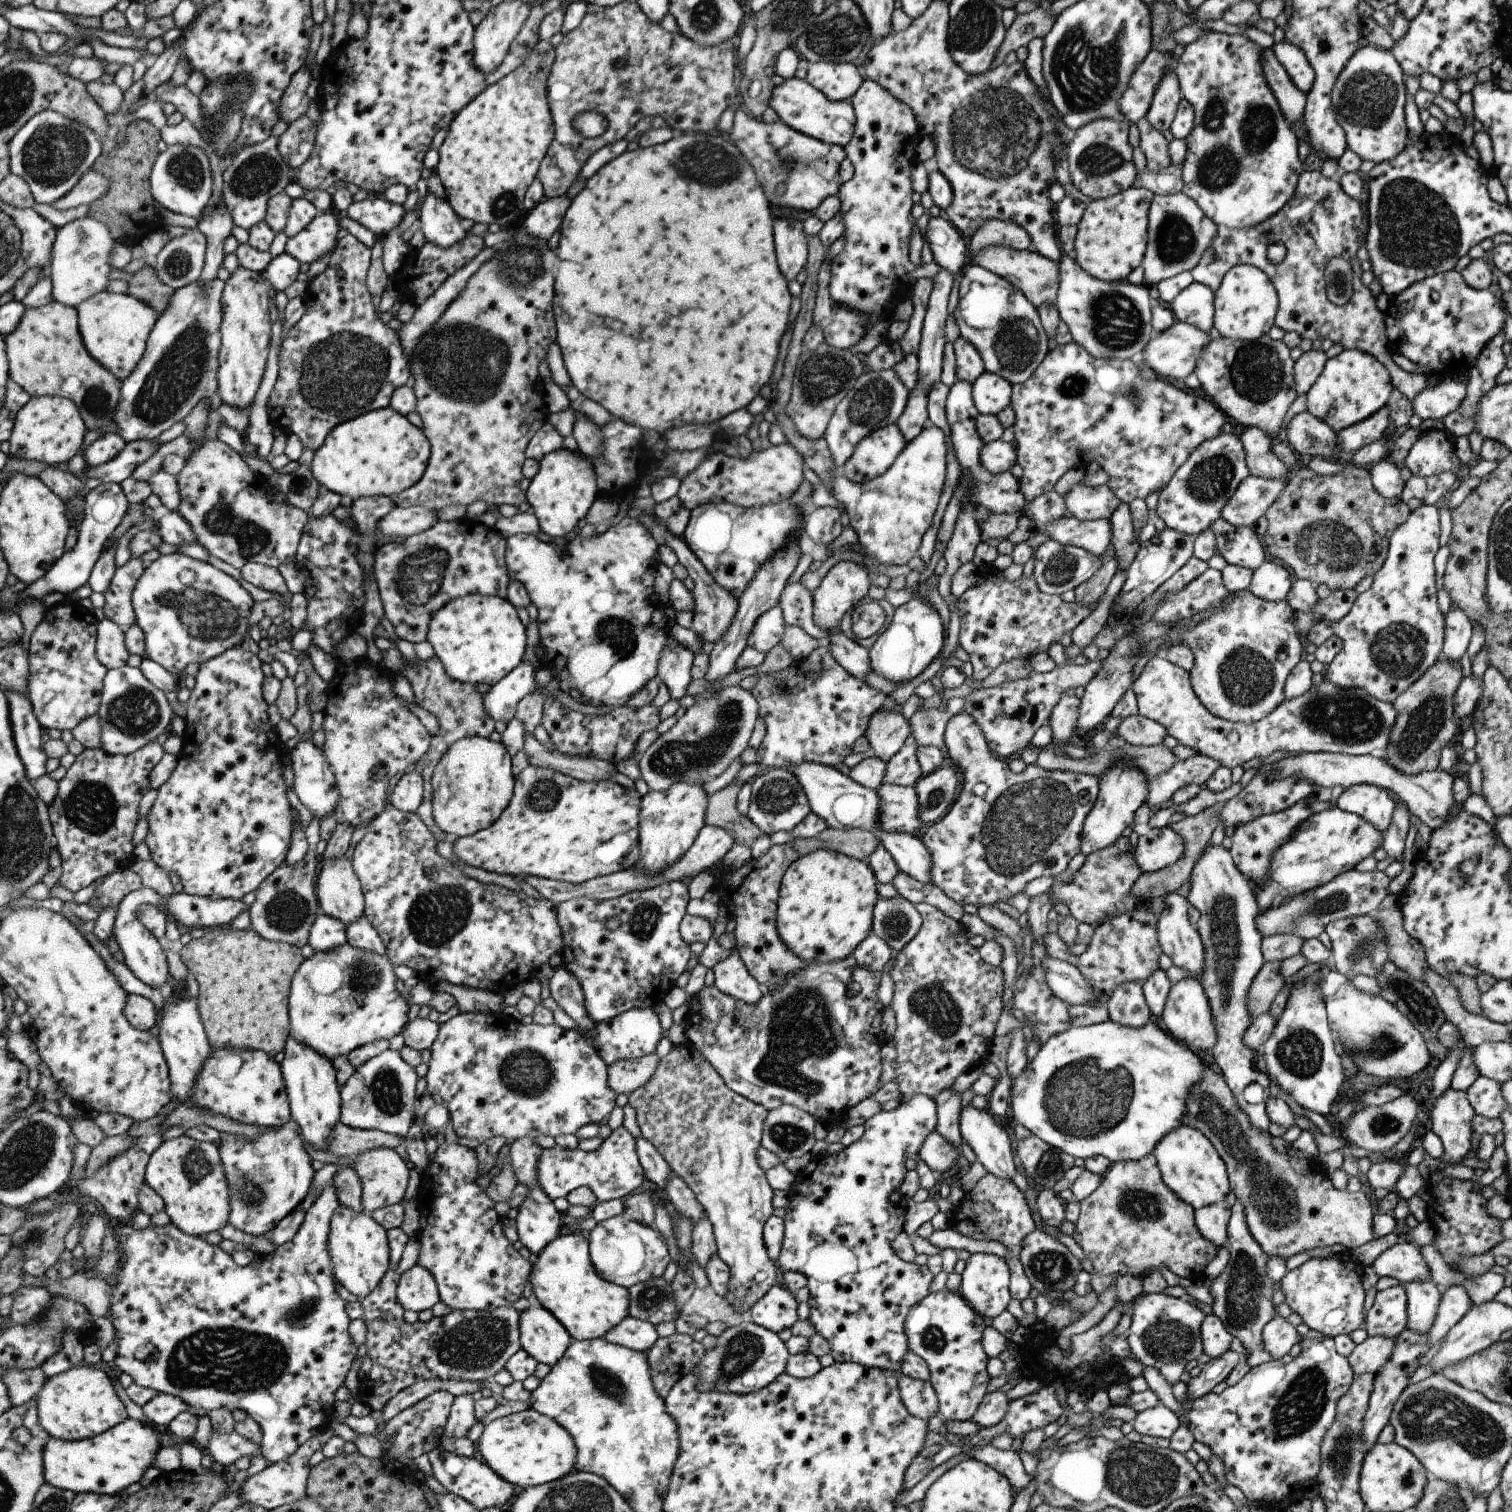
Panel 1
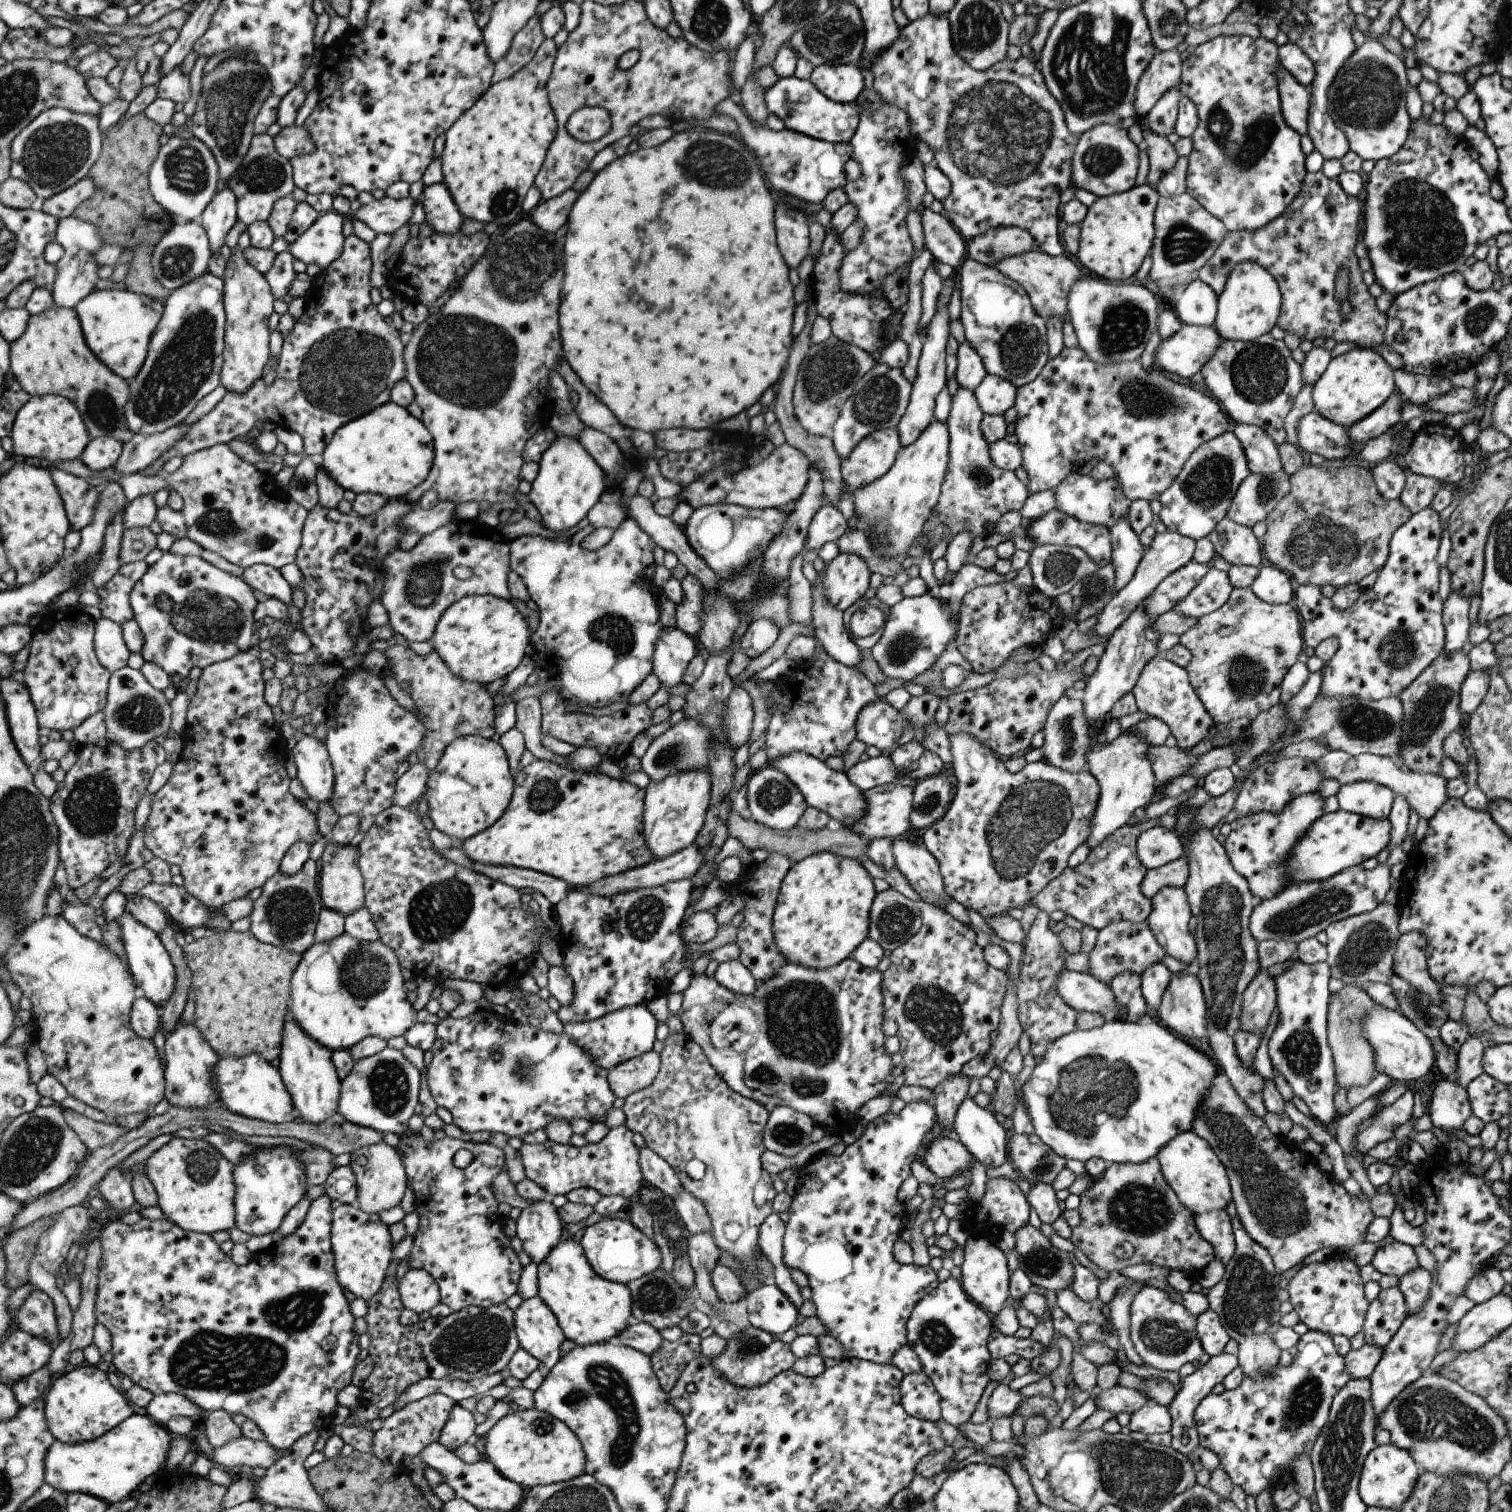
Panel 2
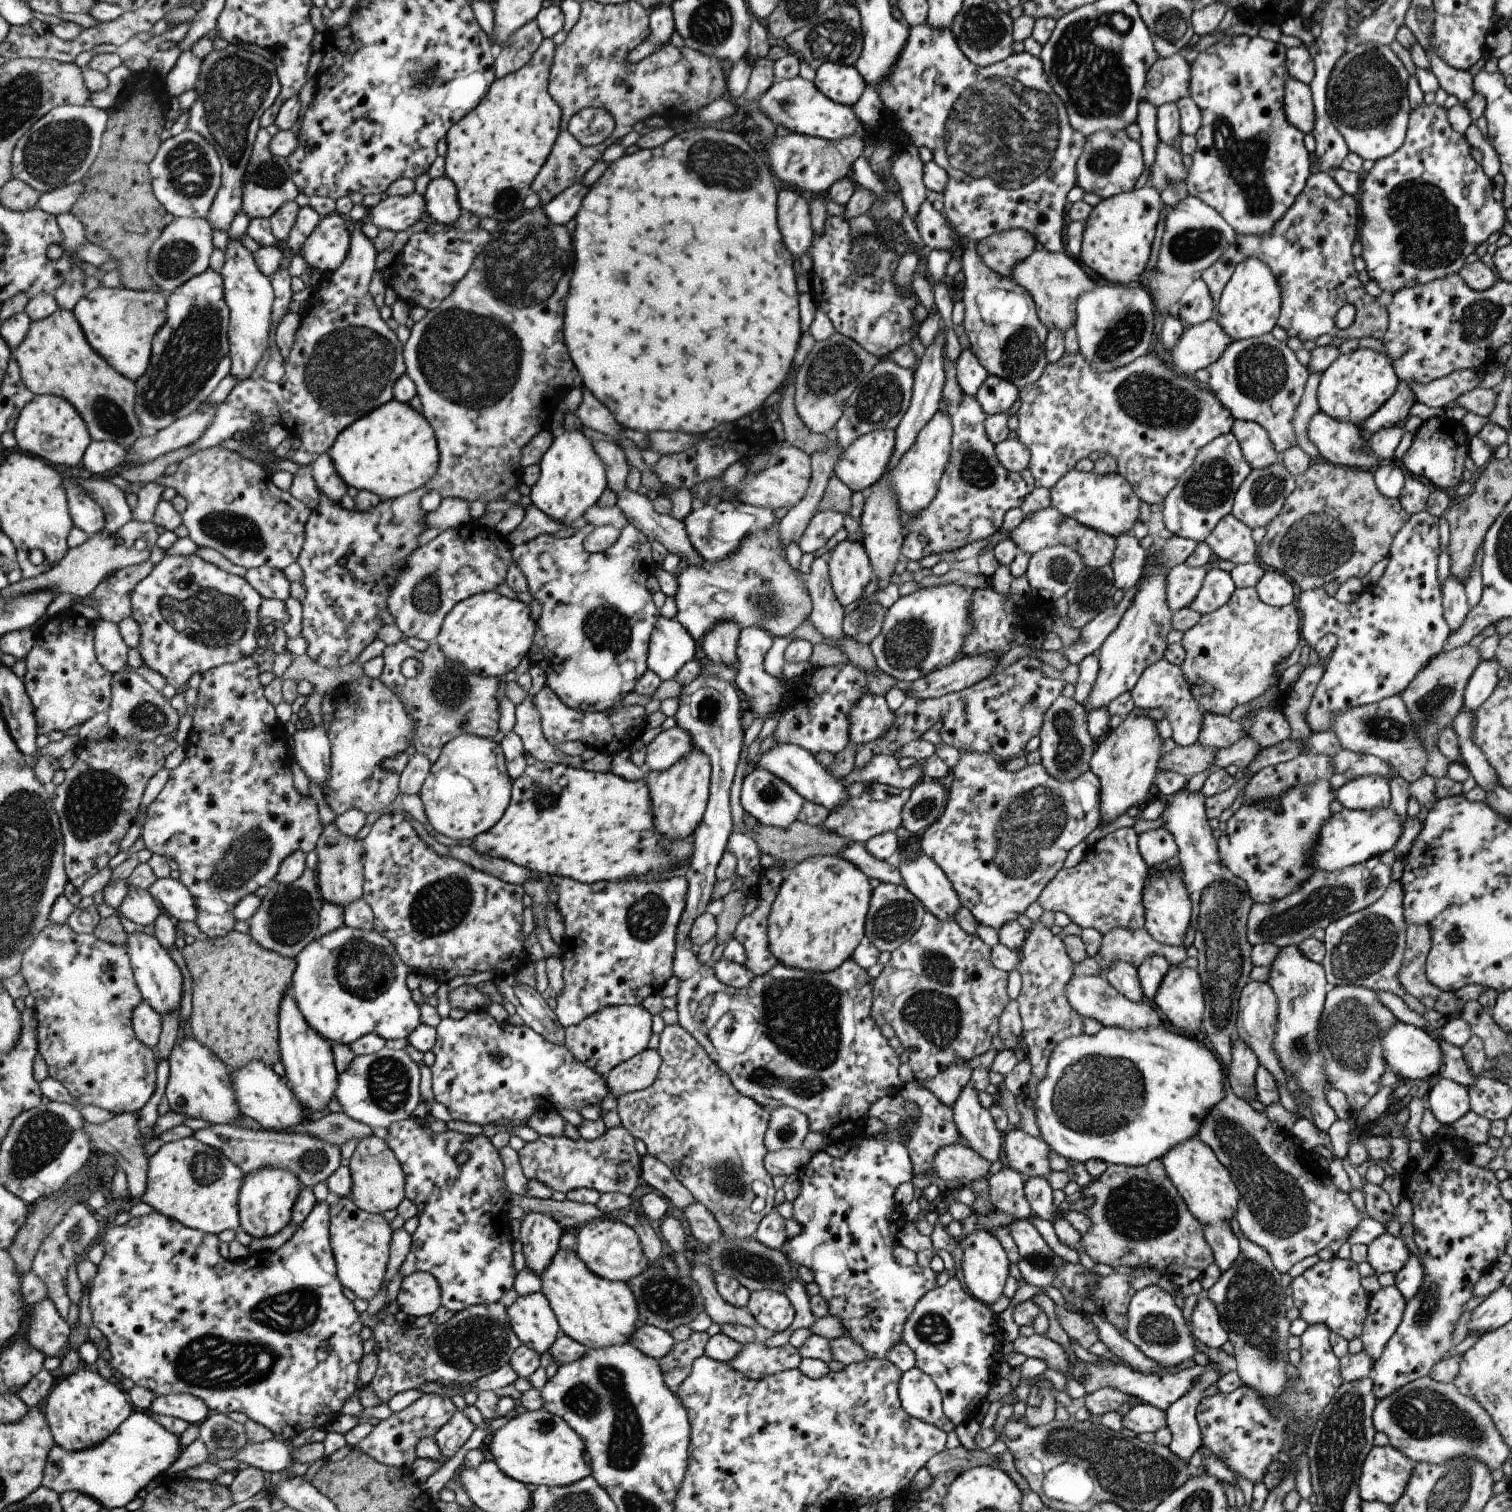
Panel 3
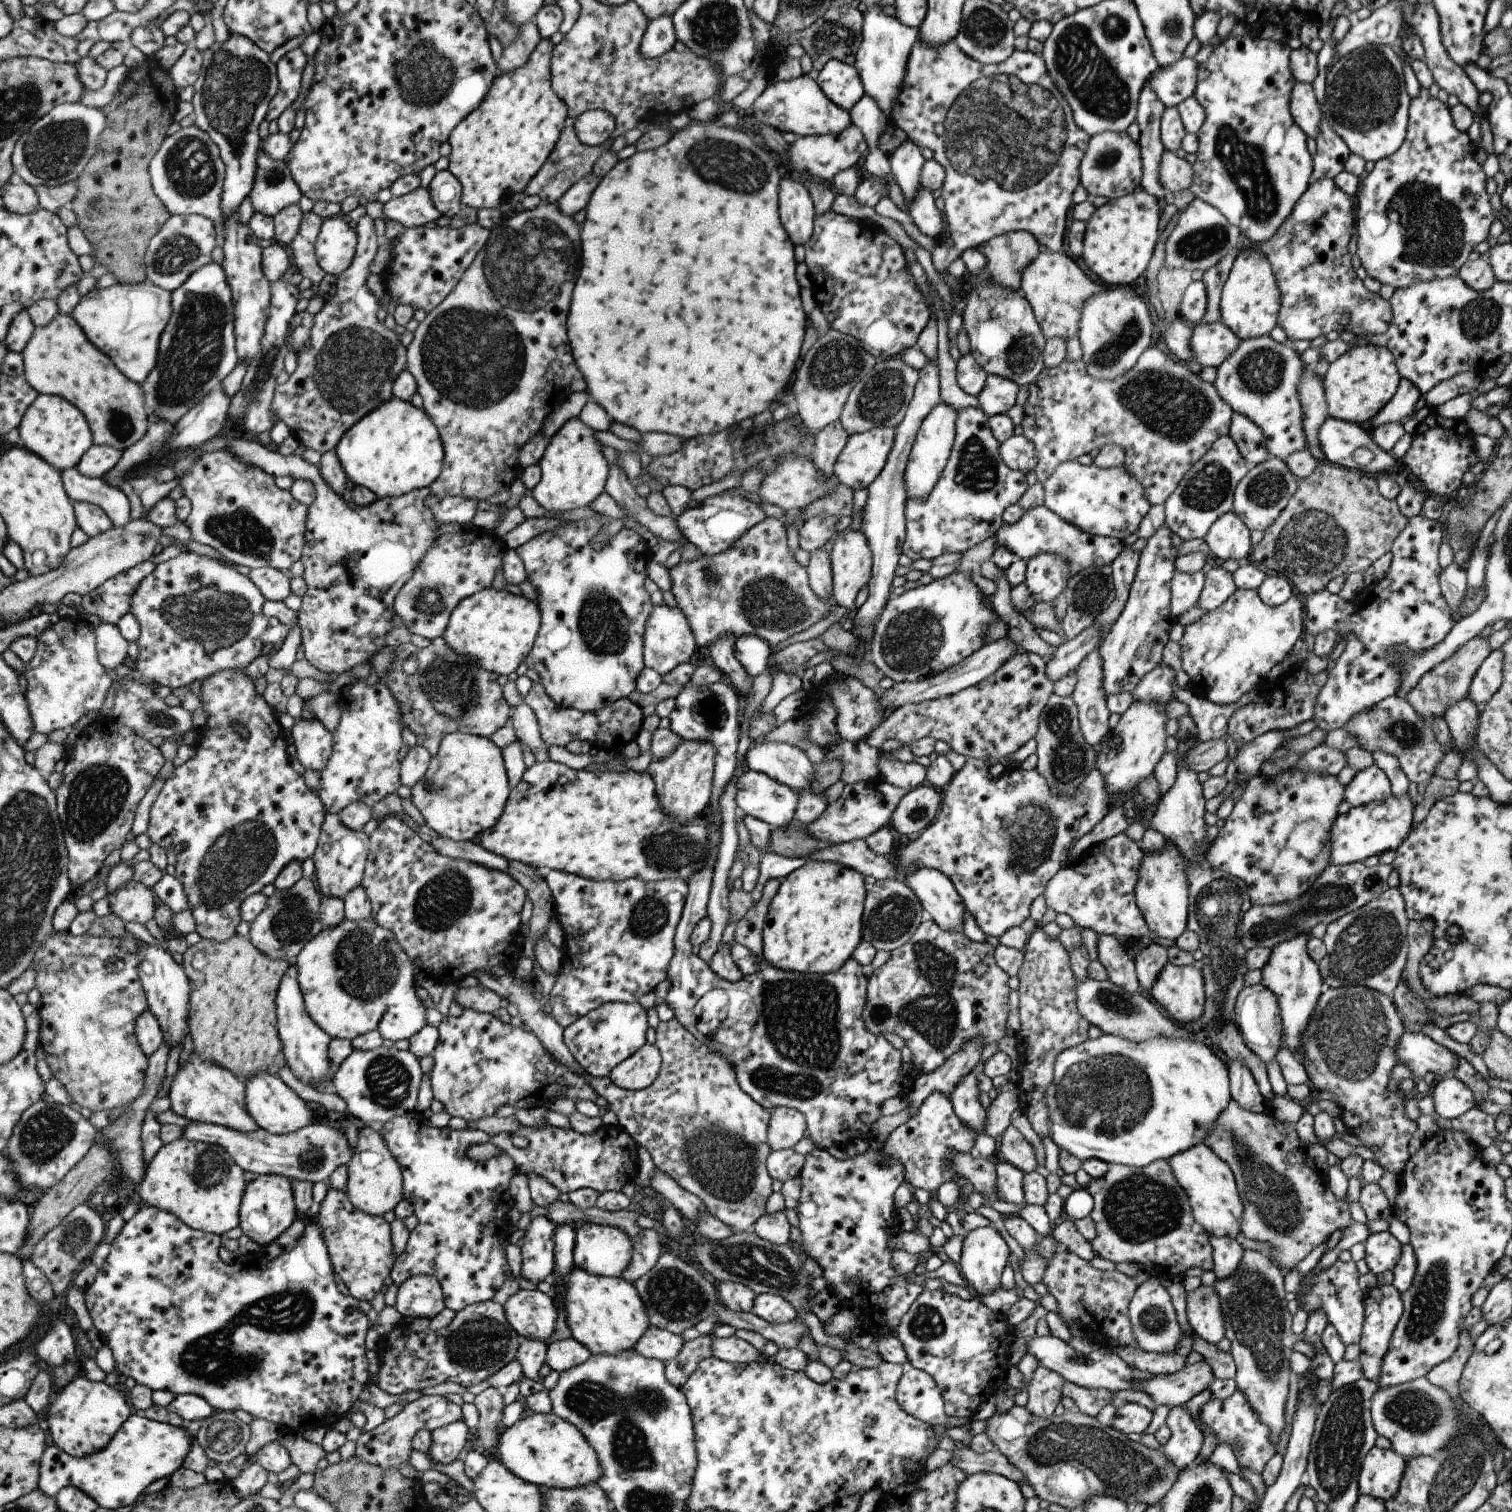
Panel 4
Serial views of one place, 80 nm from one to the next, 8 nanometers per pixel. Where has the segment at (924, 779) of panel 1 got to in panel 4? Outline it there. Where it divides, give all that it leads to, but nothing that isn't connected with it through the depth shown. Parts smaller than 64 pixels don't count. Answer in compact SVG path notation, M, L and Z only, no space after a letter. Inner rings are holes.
M924 783L902 796L890 816L889 828L899 834L917 834L934 821L941 791Z

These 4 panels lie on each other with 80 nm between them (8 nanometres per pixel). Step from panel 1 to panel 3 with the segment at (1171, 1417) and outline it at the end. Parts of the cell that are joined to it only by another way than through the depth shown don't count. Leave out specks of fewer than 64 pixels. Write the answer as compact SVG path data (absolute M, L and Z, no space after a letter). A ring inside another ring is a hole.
M1138 1402L1128 1408L1126 1414L1120 1418L1122 1428L1135 1432L1137 1436L1141 1433L1154 1434L1161 1426L1165 1426L1164 1411L1147 1403Z

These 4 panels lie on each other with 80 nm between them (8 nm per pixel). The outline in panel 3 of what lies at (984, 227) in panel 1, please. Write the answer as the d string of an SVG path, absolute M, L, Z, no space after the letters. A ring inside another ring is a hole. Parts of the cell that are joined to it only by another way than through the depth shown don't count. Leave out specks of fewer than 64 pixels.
M1023 229L993 233L974 244L984 265L1001 277L1009 277L1016 263L1025 260L1033 251L1034 238Z

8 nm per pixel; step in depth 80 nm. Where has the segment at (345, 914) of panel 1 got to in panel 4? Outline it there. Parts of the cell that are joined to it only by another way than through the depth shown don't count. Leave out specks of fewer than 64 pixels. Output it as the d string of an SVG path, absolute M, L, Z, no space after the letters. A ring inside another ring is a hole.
M328 813L322 824L322 836L313 856L316 864L315 881L321 893L328 897L345 898L362 884L370 853L370 836L343 824L337 813Z

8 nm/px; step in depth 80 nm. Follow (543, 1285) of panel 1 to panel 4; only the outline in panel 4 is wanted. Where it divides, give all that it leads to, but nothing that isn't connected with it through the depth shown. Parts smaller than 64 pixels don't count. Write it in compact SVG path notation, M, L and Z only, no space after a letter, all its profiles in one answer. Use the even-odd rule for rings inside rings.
M574 1266L571 1274L569 1274L567 1277L567 1280L564 1280L562 1283L560 1283L559 1287L552 1286L552 1290L553 1289L558 1290L558 1293L560 1294L560 1301L564 1304L564 1319L567 1323L568 1329L570 1330L571 1338L575 1339L579 1344L582 1344L592 1355L617 1355L621 1351L629 1351L633 1349L634 1344L639 1340L639 1337L647 1330L647 1327L650 1325L645 1307L643 1306L635 1287L626 1280L623 1280L621 1277L596 1277L587 1274L584 1270Z

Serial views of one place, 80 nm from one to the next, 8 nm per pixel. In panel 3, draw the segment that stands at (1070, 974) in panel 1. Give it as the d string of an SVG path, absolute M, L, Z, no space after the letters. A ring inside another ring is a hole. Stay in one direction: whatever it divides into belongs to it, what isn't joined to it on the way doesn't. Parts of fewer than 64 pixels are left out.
M1072 976L1064 990L1071 1008L1082 1016L1097 1022L1103 1027L1117 1027L1126 1031L1144 1031L1150 1027L1163 1027L1155 1007L1147 1000L1131 1002L1118 992L1102 976Z

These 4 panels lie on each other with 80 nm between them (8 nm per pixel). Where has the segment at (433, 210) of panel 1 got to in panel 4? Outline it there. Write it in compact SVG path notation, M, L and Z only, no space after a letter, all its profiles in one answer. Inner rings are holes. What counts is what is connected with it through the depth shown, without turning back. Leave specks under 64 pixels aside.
M447 170L437 171L428 187L431 193L432 205L442 214L451 219L459 210L462 186Z

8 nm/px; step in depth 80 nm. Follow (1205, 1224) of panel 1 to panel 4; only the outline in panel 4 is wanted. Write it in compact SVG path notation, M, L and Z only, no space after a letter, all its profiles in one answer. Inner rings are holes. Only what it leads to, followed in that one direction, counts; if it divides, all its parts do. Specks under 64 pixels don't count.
M1208 1236L1212 1248L1211 1270L1217 1281L1230 1277L1243 1256L1243 1248L1235 1239Z

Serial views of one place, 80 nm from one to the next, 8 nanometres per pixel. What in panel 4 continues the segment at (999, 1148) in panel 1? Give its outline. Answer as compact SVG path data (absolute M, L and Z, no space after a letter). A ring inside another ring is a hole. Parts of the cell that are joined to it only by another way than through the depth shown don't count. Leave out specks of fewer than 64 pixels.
M973 1071L963 1075L963 1078L950 1092L952 1111L955 1116L976 1134L984 1132L982 1126L985 1118L984 1108L979 1102L980 1091L977 1089L977 1078Z

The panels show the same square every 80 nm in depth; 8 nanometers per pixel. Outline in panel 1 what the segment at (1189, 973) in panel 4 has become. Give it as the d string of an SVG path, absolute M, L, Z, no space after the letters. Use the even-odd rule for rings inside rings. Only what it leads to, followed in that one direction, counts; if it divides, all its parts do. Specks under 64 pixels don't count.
M1194 977L1170 984L1162 1014L1157 1022L1170 1037L1190 1050L1209 1050L1213 1047L1216 1035L1209 1004L1201 984Z

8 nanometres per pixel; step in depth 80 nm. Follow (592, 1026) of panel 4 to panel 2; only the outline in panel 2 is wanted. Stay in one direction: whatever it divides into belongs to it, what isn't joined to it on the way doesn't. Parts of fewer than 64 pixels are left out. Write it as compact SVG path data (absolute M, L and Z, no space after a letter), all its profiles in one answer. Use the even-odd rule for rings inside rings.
M637 1005L623 1007L582 1023L567 1022L563 1025L563 1034L581 1047L599 1068L609 1070L630 1058L651 1051L656 1027L657 1021L651 1013L643 1005Z

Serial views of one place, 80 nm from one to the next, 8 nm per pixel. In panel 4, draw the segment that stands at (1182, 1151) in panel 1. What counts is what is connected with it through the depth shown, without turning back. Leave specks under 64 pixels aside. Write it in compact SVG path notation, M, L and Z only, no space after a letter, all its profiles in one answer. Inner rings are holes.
M1203 1143L1167 1160L1177 1184L1186 1192L1193 1220L1211 1237L1234 1239L1240 1232L1242 1202L1231 1169Z

